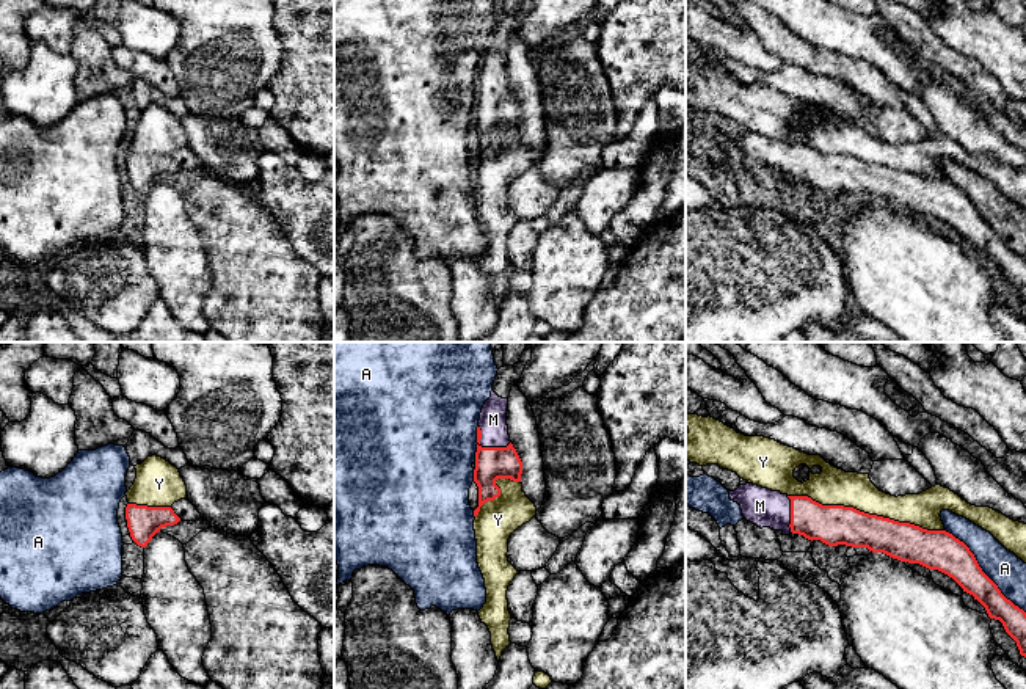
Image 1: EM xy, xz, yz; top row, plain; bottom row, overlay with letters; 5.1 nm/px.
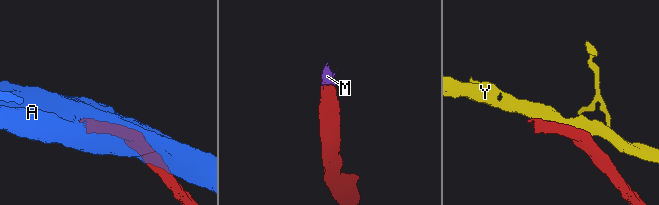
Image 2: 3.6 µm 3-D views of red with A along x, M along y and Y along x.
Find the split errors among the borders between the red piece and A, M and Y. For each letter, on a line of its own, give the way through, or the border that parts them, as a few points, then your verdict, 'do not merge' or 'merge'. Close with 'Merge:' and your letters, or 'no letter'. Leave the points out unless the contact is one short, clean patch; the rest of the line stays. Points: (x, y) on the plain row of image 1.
A: do not merge
M: way xz (491, 112), (487, 96), (493, 90), (493, 68); merge
Y: do not merge
Merge: M

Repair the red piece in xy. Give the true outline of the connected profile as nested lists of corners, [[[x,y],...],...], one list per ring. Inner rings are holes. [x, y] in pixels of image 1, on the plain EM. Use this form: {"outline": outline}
{"outline": [[[127,152],[126,168],[132,188],[141,196],[146,196],[162,176],[174,174],[180,170],[171,155],[136,152]]]}

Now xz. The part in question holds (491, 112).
{"outline": [[[522,0],[519,9],[515,14],[502,14],[497,19],[496,28],[493,31],[491,46],[485,50],[478,75],[477,75],[477,100],[475,100],[475,118],[474,130],[478,135],[478,155],[474,159],[474,165],[478,163],[480,155],[494,149],[500,144],[500,137],[496,133],[497,127],[510,127],[513,130],[521,130],[522,110],[513,96],[508,83],[507,74],[507,57],[508,44],[513,35],[518,35],[518,30],[524,20],[526,13],[532,8],[532,0]]]}

